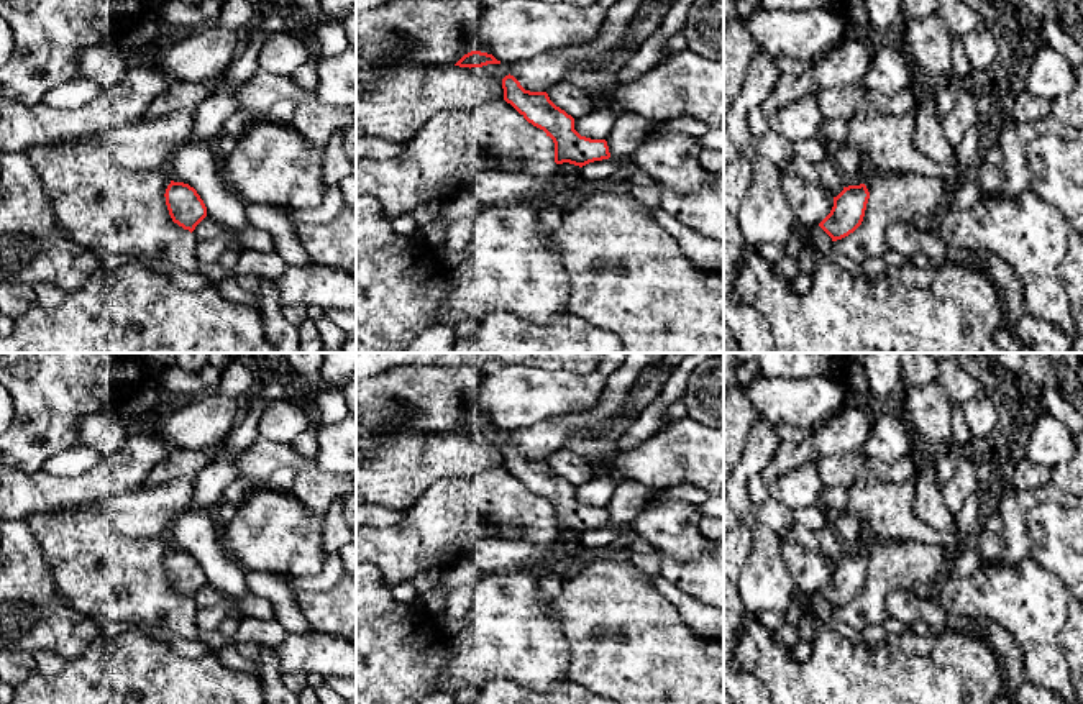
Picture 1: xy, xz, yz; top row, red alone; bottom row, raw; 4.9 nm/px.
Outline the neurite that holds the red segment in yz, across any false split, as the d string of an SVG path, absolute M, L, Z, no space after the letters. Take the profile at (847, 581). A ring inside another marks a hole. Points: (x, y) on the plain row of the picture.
M865 551L843 555L843 558L834 565L834 574L819 594L832 609L848 604L861 592L868 566L870 560Z

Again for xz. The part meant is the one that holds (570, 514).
M510 441L502 446L502 456L504 468L553 507L556 532L569 530L583 535L610 525L607 509L581 504L574 497L574 486L556 474L546 459L525 458Z

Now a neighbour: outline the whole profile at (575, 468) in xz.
M566 448L551 453L546 461L556 474L564 478L574 487L591 481L597 474L596 461Z

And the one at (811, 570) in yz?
M781 542L781 553L793 579L807 597L817 594L834 574L834 565L819 550Z

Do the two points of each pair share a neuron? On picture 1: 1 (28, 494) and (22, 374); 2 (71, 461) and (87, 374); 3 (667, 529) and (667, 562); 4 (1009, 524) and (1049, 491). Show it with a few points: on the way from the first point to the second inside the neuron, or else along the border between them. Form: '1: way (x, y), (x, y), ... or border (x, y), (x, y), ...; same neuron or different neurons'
1: border (17, 468), (27, 473), (41, 470); different neurons
2: border (79, 443), (53, 453), (41, 468); different neurons
3: border (704, 548), (698, 558), (688, 562), (658, 552); different neurons
4: way (1016, 512), (1037, 494); same neuron

